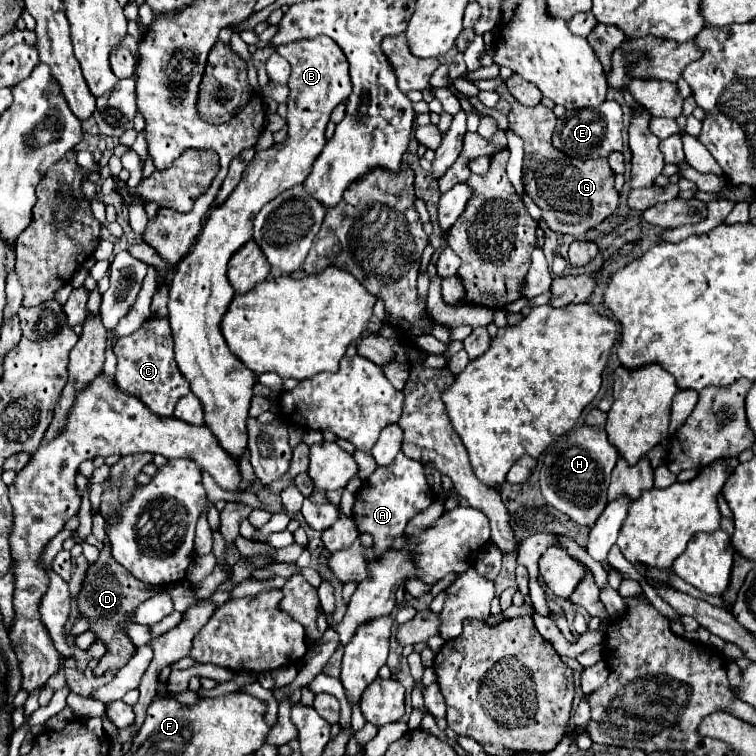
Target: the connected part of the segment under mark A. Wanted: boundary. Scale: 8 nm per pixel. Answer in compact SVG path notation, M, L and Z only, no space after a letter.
M403 451L387 467L377 467L361 485L353 503L353 519L359 533L369 533L377 543L377 553L383 553L397 535L405 533L407 521L433 503L433 491L427 485L423 465L409 459Z

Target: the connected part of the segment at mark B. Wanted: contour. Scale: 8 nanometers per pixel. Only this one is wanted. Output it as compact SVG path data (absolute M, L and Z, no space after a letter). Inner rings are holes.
M319 35L313 39L299 39L289 45L281 45L277 49L281 57L285 57L291 63L291 77L289 77L289 99L287 99L287 139L283 143L277 143L265 151L255 153L253 161L247 165L241 183L235 187L235 191L221 203L217 209L209 213L209 219L205 221L195 247L187 253L187 257L177 265L177 271L173 273L171 285L169 285L169 323L171 323L171 335L175 341L175 361L183 377L189 381L191 393L199 397L205 413L205 425L211 429L211 433L217 437L219 445L237 461L247 451L247 413L249 403L253 397L253 387L257 383L257 377L253 371L249 371L227 347L219 323L225 315L225 309L229 307L235 291L231 283L227 281L227 263L231 255L243 247L251 235L253 235L253 219L261 211L265 203L275 199L279 193L291 189L293 185L299 185L307 179L313 161L325 147L325 127L329 123L331 111L345 101L351 95L351 79L349 79L349 65L335 41L331 41L327 35Z

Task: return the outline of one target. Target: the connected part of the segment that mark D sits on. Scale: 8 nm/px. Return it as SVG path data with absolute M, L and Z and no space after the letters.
M105 541L105 547L99 555L99 561L95 565L89 567L85 583L83 583L83 591L79 593L79 611L83 617L91 619L91 631L95 631L99 635L99 639L107 645L107 655L99 661L99 665L95 667L95 675L101 675L105 669L121 669L131 655L135 653L133 643L125 637L125 627L131 623L131 613L135 611L135 607L153 597L157 593L155 587L149 587L141 581L137 581L131 573L127 573L119 563L113 561L111 553L109 553L109 545Z

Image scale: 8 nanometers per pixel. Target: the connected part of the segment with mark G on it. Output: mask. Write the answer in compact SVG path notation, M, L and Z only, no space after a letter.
M505 84L496 89L503 99L511 103L509 111L509 129L513 129L525 143L525 167L523 167L523 183L527 195L537 203L543 211L543 221L555 233L567 233L579 237L589 229L597 227L605 221L619 205L619 195L613 187L615 175L609 169L607 159L569 159L561 151L551 145L551 135L555 129L555 115L549 107L525 107L517 103Z

